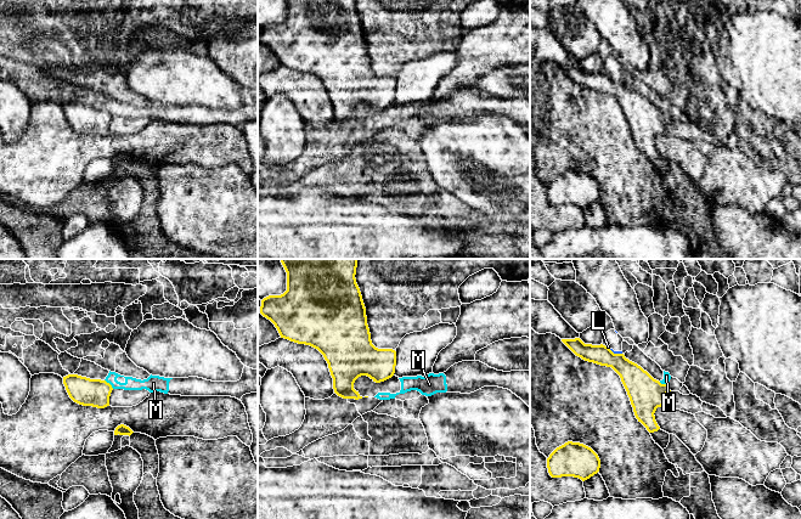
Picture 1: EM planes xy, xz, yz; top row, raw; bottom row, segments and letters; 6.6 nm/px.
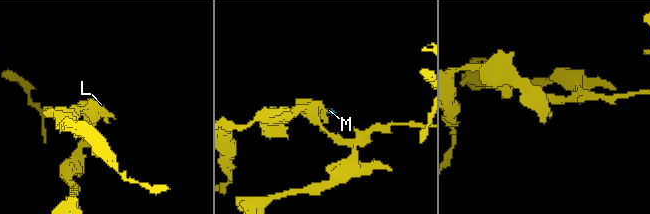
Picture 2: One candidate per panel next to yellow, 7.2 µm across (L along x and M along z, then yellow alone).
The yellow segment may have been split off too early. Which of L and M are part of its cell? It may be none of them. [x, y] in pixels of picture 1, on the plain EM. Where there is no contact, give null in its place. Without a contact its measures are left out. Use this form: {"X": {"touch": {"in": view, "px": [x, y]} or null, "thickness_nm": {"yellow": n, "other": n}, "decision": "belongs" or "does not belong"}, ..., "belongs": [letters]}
{"L": {"touch": {"in": "yz", "px": [613, 80]}, "thickness_nm": {"yellow": 190, "other": 20}, "decision": "does not belong"}, "M": {"touch": {"in": "xy", "px": [110, 112]}, "thickness_nm": {"yellow": 180, "other": 80}, "decision": "does not belong"}, "belongs": []}

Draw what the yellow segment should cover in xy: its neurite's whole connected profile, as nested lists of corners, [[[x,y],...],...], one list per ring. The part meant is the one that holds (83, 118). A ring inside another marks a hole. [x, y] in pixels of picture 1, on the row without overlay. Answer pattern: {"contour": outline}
{"contour": [[[68,102],[63,105],[63,112],[69,125],[79,132],[97,136],[109,134],[109,124],[113,115],[106,108]]]}

